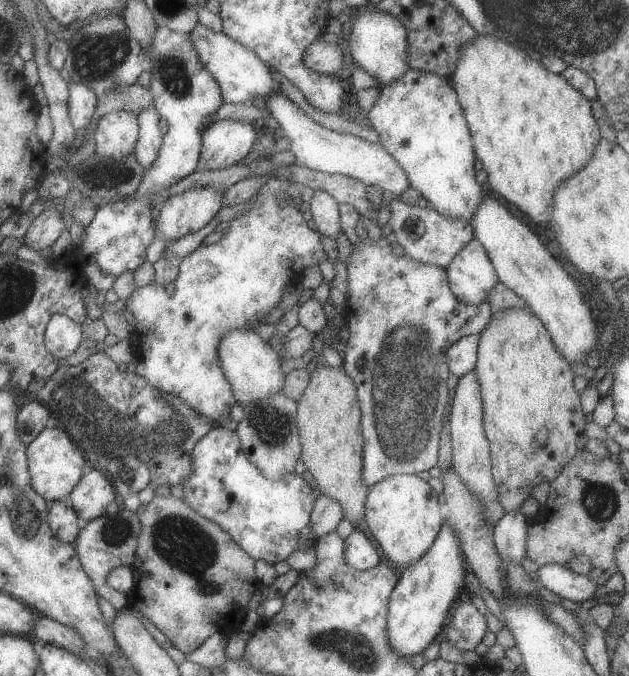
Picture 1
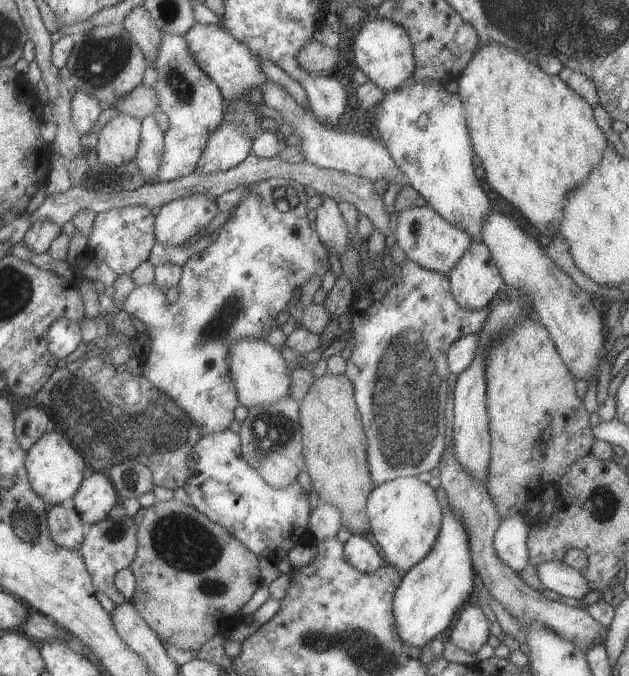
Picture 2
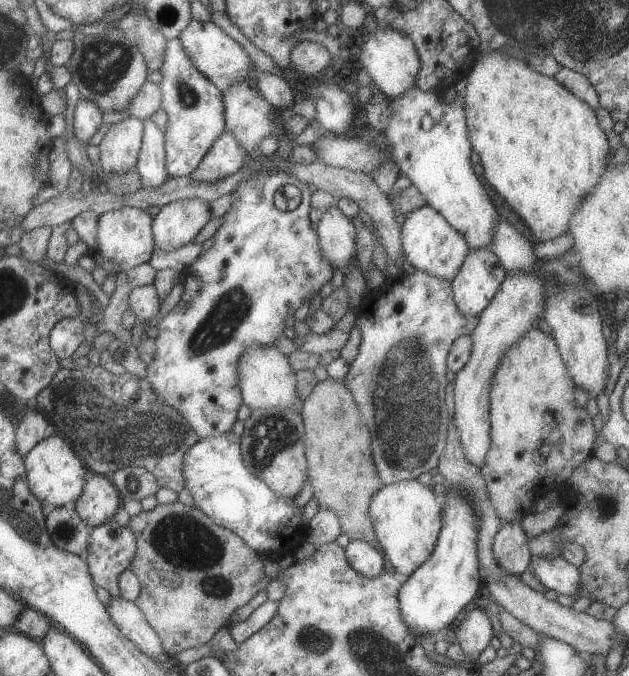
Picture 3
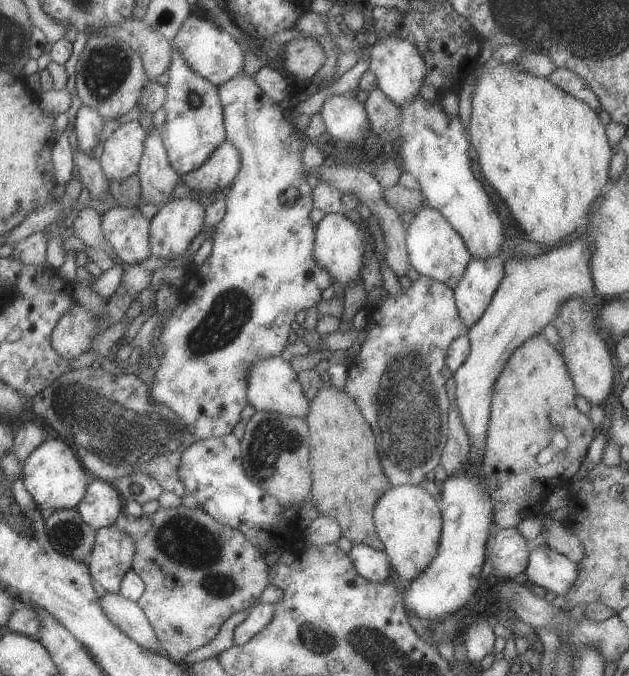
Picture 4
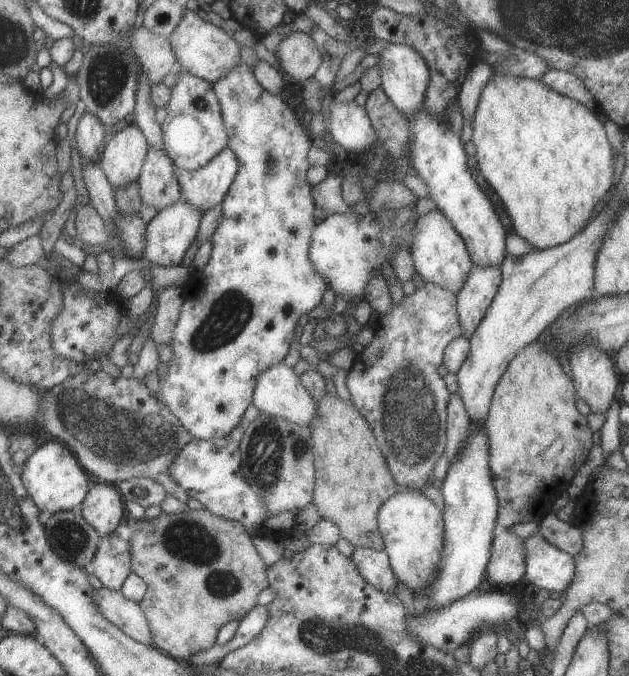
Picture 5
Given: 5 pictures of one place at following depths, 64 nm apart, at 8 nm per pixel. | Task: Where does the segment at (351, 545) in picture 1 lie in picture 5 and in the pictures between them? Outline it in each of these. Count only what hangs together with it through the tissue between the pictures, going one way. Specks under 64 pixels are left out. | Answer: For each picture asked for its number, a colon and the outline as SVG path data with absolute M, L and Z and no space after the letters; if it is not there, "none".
2: M353 534L345 544L343 544L343 554L345 554L345 562L355 568L357 572L363 574L371 574L373 570L381 568L381 556L377 552L379 548L375 548L367 538L363 538L361 534Z
3: M351 540L345 548L345 558L349 562L349 566L365 576L365 578L375 578L379 576L385 568L383 568L383 558L385 554L375 550L373 546L369 546L367 542L361 540Z
4: M353 544L347 554L355 572L369 582L385 582L389 578L389 558L365 544Z
5: M355 548L351 554L351 560L367 584L371 584L381 592L395 594L397 580L385 552L377 552L371 548Z

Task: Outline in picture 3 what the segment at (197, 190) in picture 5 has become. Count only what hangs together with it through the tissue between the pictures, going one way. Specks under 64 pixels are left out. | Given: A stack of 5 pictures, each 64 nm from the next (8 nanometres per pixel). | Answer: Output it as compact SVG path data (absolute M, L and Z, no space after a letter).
M221 132L217 140L213 140L211 148L201 158L197 170L193 170L193 178L199 182L215 182L223 176L237 172L245 164L245 148L229 134Z

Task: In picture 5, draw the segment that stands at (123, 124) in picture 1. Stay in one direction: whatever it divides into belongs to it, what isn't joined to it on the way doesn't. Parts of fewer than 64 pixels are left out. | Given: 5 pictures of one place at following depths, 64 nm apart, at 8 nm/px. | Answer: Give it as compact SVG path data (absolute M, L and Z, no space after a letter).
M135 124L115 132L115 136L105 144L99 162L111 188L121 188L137 180L147 148L147 140Z

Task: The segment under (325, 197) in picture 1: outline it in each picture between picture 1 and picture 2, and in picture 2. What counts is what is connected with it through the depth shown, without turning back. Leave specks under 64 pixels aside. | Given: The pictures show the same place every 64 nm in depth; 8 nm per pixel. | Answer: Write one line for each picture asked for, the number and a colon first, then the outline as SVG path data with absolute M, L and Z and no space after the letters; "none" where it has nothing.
2: M323 198L315 208L315 222L311 226L315 228L323 248L327 246L327 250L335 252L337 256L351 246L347 224L339 214L339 204L335 204L331 198Z

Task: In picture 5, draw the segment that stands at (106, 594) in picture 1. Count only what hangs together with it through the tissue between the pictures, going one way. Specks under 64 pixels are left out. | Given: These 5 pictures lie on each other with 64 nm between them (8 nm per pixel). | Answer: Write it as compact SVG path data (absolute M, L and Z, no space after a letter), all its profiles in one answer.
M115 532L101 536L101 542L91 558L93 576L103 588L121 592L125 578L131 572L131 544L121 540Z

